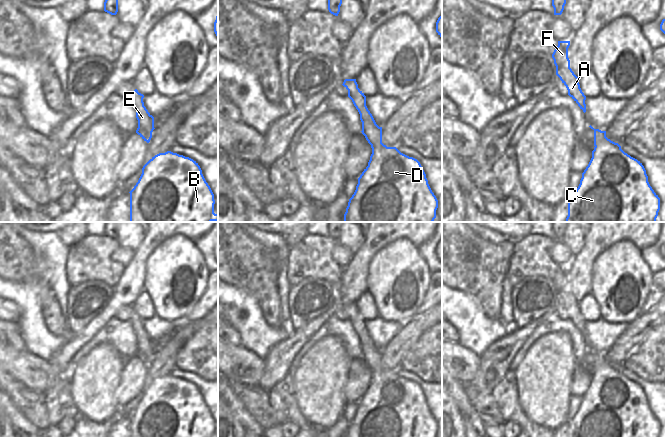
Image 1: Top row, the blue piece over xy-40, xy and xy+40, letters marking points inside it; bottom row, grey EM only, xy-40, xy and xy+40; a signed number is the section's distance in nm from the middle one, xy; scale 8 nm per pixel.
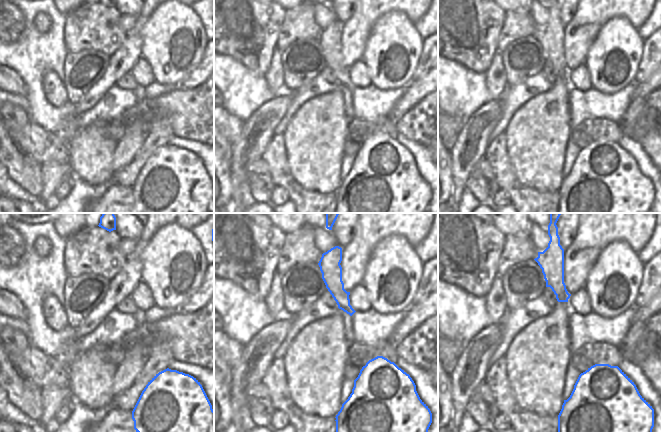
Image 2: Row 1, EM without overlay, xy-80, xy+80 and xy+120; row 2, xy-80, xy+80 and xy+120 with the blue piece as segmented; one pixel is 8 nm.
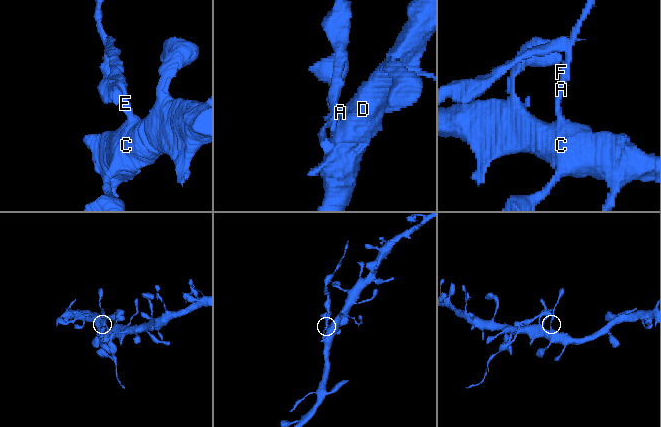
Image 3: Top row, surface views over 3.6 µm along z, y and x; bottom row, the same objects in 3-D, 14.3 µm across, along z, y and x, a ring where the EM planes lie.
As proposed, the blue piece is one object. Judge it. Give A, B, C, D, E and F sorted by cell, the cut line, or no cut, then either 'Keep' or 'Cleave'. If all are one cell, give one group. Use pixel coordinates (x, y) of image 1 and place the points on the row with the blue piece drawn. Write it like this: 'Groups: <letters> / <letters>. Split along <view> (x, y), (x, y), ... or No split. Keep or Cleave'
Groups: A E F / B C D. Split along xy+40 (605, 136), (595, 146). Cleave.

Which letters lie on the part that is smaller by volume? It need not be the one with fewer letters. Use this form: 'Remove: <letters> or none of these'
Remove: A, E, F.

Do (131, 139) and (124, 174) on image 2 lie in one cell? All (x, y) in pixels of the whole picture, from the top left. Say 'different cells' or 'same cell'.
different cells

